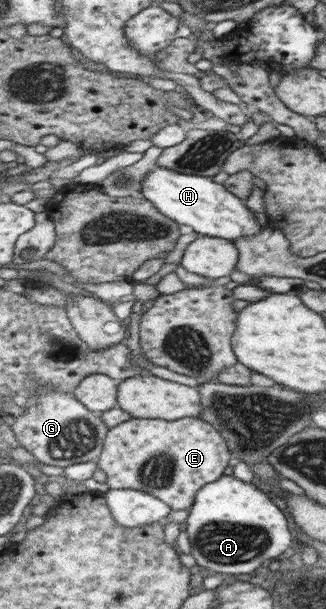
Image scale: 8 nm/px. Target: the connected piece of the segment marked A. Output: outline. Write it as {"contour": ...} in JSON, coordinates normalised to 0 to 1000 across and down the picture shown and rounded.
{"contour":[[[681,780],[644,791],[644,798],[607,811],[607,824],[592,826],[567,854],[580,910],[613,933],[641,939],[761,944],[810,920],[865,910],[890,893],[865,841],[767,791],[755,795],[712,780]]]}

